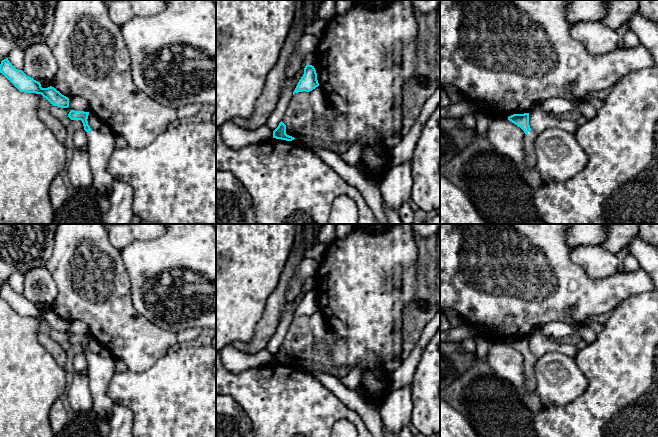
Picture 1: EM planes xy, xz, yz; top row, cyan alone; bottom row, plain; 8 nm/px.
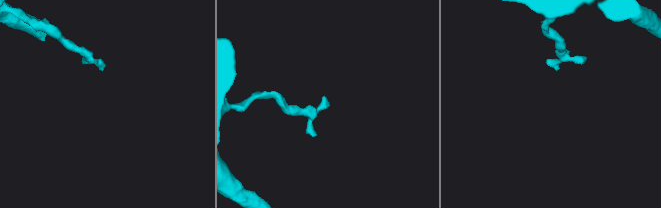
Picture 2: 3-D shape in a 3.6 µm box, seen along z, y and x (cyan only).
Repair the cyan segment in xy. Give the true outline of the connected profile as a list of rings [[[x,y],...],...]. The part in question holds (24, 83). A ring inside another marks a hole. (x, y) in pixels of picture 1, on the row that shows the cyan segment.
[[[8,58],[1,61],[0,73],[21,92],[41,94],[54,106],[61,108],[69,107],[68,97],[62,95],[52,86],[42,88],[40,82],[27,76],[22,70],[16,69]]]

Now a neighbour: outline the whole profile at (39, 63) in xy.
[[[45,43],[33,44],[24,50],[24,66],[22,71],[34,80],[41,82],[47,80],[49,83],[58,70],[58,64],[50,48]]]

